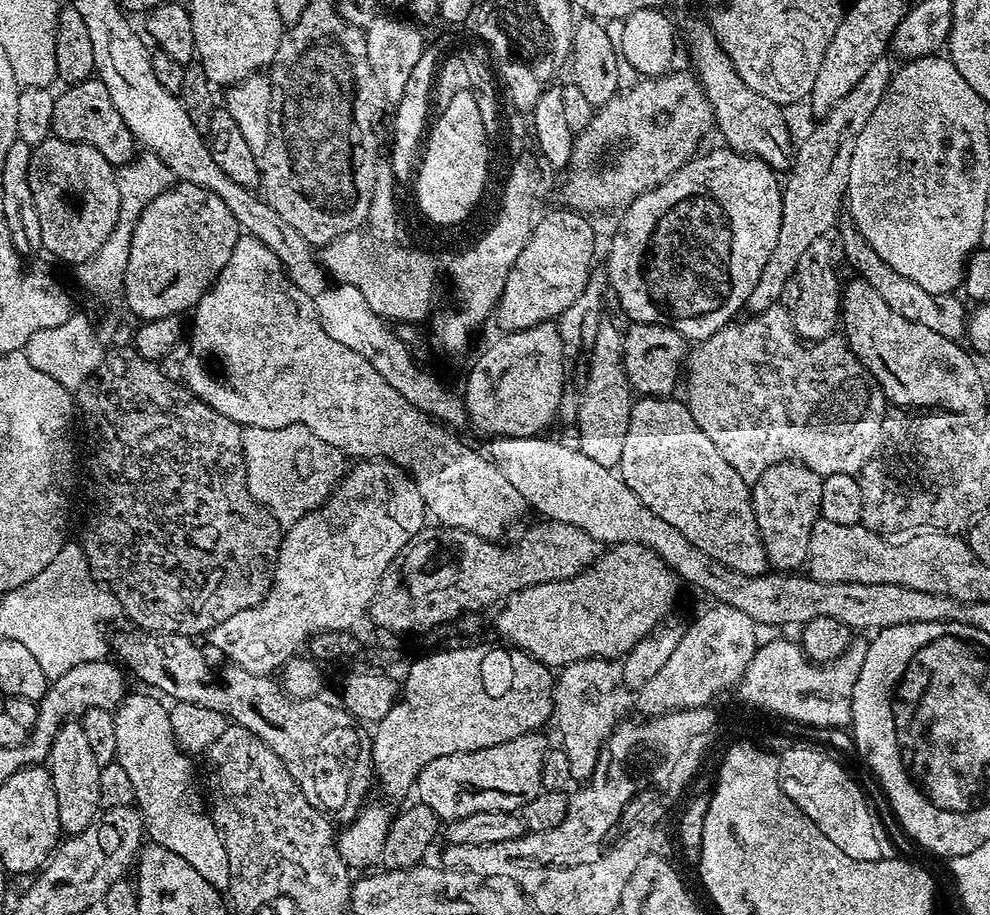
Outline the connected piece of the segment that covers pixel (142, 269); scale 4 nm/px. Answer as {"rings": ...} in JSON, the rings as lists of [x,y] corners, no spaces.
{"rings":[[[177,183],[167,192],[158,194],[142,210],[136,225],[132,230],[128,265],[124,275],[124,302],[127,311],[141,316],[141,321],[147,321],[167,316],[180,316],[195,306],[208,288],[216,280],[216,276],[226,266],[236,241],[240,239],[242,229],[236,223],[234,214],[230,214],[230,206],[205,188],[196,184]]]}

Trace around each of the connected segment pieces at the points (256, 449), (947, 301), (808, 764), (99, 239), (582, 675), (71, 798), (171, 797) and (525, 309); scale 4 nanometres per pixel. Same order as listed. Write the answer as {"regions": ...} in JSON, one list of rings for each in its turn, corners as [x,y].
{"regions":[[[[301,424],[285,428],[244,428],[248,488],[281,525],[290,526],[327,500],[345,467],[345,457]]],[[[844,218],[839,221],[838,232],[840,228],[840,248],[844,251],[844,260],[853,268],[855,275],[861,280],[870,282],[870,286],[874,286],[874,291],[878,294],[878,298],[882,298],[882,302],[886,302],[886,306],[890,306],[890,310],[894,310],[894,314],[902,314],[902,318],[906,318],[910,322],[914,322],[918,326],[927,326],[930,330],[935,330],[938,334],[942,334],[942,338],[950,338],[957,342],[963,341],[966,336],[966,308],[964,312],[965,301],[956,294],[943,294],[935,296],[931,292],[922,290],[919,284],[910,282],[905,276],[900,276],[887,262],[868,245],[866,238],[856,229],[855,222],[851,218]]],[[[797,746],[779,757],[782,790],[811,818],[814,826],[818,826],[818,830],[822,830],[822,834],[826,834],[826,838],[830,838],[830,842],[842,850],[842,854],[862,862],[885,859],[889,855],[888,840],[863,790],[834,757],[827,756],[832,754],[819,747],[811,747]]],[[[51,135],[41,144],[35,145],[30,158],[30,194],[34,194],[34,210],[38,210],[38,230],[42,232],[41,249],[48,251],[56,260],[75,266],[92,260],[102,242],[110,238],[110,230],[118,222],[120,213],[120,191],[116,181],[117,169],[94,146],[78,142],[66,142]]],[[[599,658],[580,660],[576,664],[569,664],[559,673],[558,680],[564,686],[557,685],[554,690],[554,724],[560,727],[562,747],[570,758],[570,772],[573,781],[587,782],[591,780],[596,763],[600,757],[600,750],[608,743],[612,729],[618,723],[616,716],[616,680],[618,684],[618,668],[615,663]]],[[[79,719],[64,721],[48,751],[46,767],[52,774],[54,794],[58,797],[58,822],[61,833],[77,836],[86,826],[100,815],[102,809],[98,798],[98,774],[101,764],[94,759],[94,754],[82,731]]],[[[136,692],[132,696],[131,693],[125,695],[124,699],[116,705],[114,709],[114,739],[118,742],[118,750],[115,763],[120,764],[122,770],[126,770],[126,775],[130,777],[130,783],[134,785],[135,807],[144,818],[144,831],[147,839],[151,843],[160,844],[166,850],[174,850],[174,854],[186,858],[186,862],[190,862],[190,866],[194,866],[194,870],[198,870],[198,874],[202,874],[202,878],[206,878],[206,882],[210,882],[210,886],[214,886],[218,890],[227,889],[230,882],[230,858],[226,858],[226,846],[220,830],[206,811],[205,797],[201,793],[200,797],[196,793],[195,782],[188,780],[189,757],[176,744],[174,730],[170,726],[168,708],[160,705],[155,700],[155,698],[157,699],[155,695],[152,696],[143,696],[140,692]]],[[[563,211],[543,213],[522,254],[518,254],[518,262],[514,262],[506,278],[494,316],[500,319],[501,326],[508,332],[520,332],[535,324],[555,321],[564,313],[566,306],[582,294],[582,286],[586,286],[594,267],[592,255],[596,252],[596,232],[587,215]]]]}

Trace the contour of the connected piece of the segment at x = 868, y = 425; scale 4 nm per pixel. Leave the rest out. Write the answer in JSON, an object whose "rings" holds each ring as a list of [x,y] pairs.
{"rings":[[[773,306],[765,308],[763,312],[757,312],[749,315],[749,320],[744,320],[741,324],[737,322],[729,322],[722,330],[718,330],[710,338],[699,341],[689,351],[686,357],[686,384],[688,380],[688,398],[686,397],[686,405],[693,415],[694,421],[701,427],[702,433],[710,438],[717,446],[719,453],[738,470],[738,474],[745,479],[748,485],[755,484],[758,478],[762,478],[762,474],[766,474],[766,470],[770,470],[772,466],[779,464],[787,464],[795,462],[797,464],[805,464],[810,470],[817,472],[821,478],[825,476],[837,476],[838,474],[846,474],[847,476],[856,476],[866,466],[866,462],[870,462],[870,458],[874,456],[884,435],[882,434],[882,422],[886,411],[886,397],[880,391],[880,385],[865,372],[860,364],[859,358],[852,353],[848,346],[848,341],[843,335],[833,334],[825,340],[813,343],[806,349],[806,360],[800,362],[798,360],[798,345],[802,342],[800,337],[796,335],[796,329],[792,327],[792,317],[787,307]]]}

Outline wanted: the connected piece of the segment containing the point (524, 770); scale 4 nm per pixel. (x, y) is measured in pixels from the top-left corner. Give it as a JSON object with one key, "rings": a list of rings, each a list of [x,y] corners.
{"rings":[[[539,731],[527,732],[524,736],[514,738],[510,742],[502,742],[498,746],[450,754],[425,764],[414,785],[414,792],[420,795],[417,796],[419,803],[434,810],[434,814],[444,822],[461,820],[470,814],[486,810],[519,813],[542,791],[540,779],[544,773],[544,755],[549,752],[550,744],[547,744],[540,735]]]}

